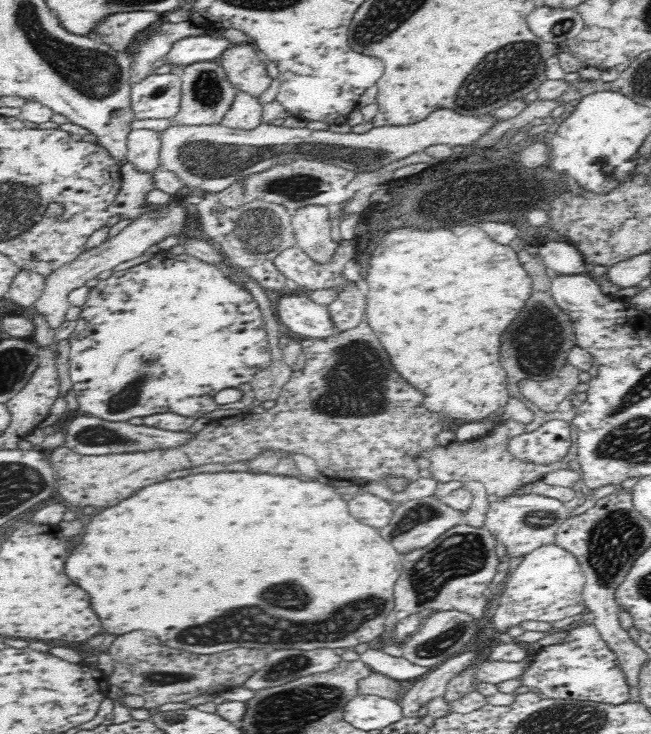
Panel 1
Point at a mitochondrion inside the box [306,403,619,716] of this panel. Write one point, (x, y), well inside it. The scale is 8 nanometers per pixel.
(465, 554)

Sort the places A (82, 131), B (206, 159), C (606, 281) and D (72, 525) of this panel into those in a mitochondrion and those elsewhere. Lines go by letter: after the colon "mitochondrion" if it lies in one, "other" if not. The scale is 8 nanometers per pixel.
A: other
B: mitochondrion
C: other
D: other

